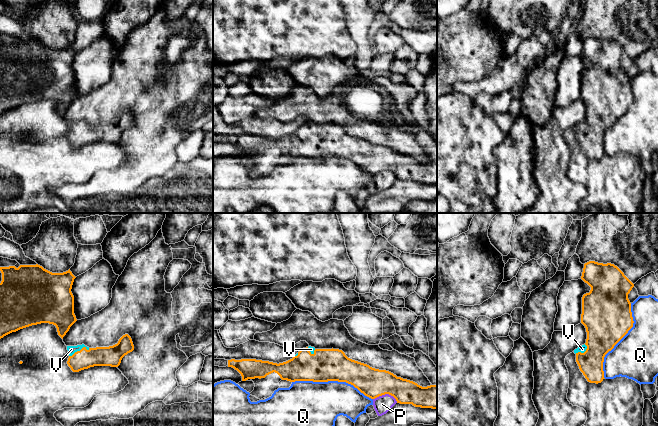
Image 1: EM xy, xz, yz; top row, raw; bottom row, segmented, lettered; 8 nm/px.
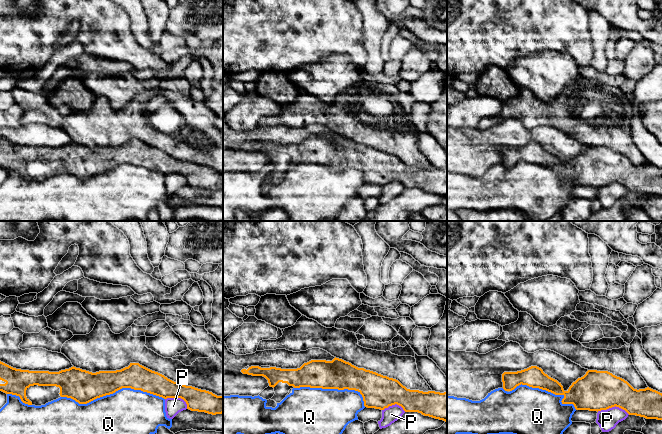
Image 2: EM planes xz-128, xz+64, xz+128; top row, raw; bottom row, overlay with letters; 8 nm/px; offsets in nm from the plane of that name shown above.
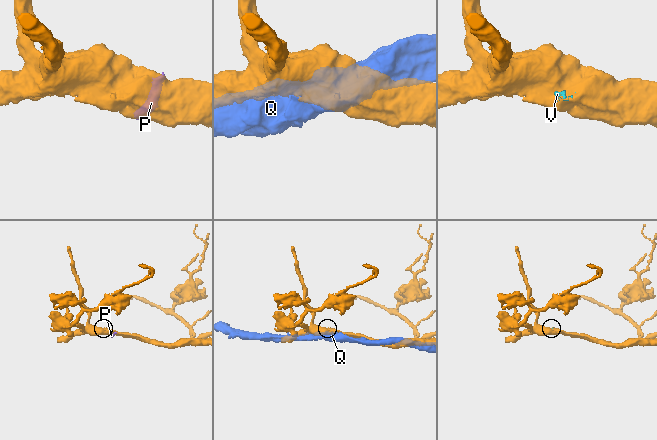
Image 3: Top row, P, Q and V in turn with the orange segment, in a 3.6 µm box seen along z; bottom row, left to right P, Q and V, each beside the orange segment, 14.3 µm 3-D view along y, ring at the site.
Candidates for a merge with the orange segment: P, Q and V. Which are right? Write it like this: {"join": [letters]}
{"join": ["V"]}

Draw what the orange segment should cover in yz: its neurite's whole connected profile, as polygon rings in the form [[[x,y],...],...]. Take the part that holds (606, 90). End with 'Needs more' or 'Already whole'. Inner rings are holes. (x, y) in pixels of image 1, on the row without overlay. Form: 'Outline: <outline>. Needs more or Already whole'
Outline: [[[589,37],[584,40],[581,55],[591,66],[582,73],[581,99],[587,108],[586,119],[574,126],[580,147],[590,159],[601,159],[604,154],[603,138],[605,131],[633,103],[631,79],[628,70],[634,60],[614,40]]]. Needs more

